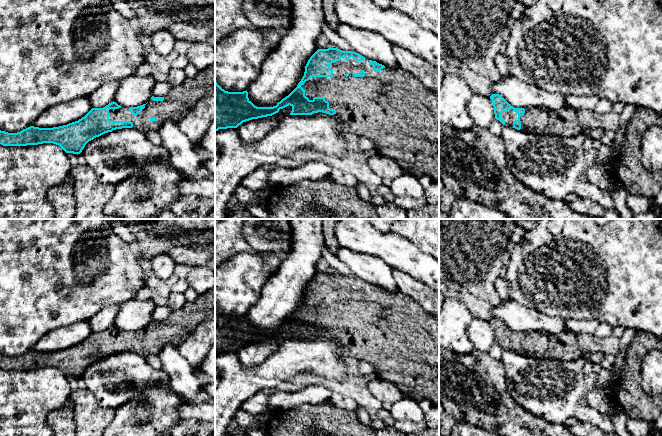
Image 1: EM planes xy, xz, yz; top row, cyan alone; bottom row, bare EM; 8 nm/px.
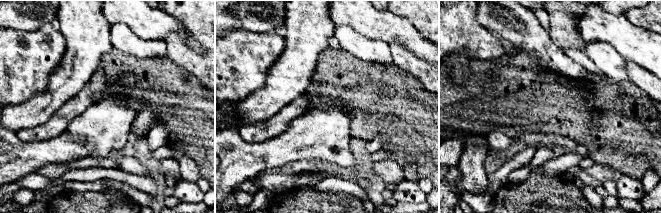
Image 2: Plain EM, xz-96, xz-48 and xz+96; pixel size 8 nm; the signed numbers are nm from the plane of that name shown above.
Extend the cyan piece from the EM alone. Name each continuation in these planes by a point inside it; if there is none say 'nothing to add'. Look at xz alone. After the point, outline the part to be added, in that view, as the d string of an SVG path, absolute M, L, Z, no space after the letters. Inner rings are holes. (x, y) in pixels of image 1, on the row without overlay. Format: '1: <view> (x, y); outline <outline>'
1: xz (393, 332); outline M341 282L330 289L332 301L311 301L301 311L309 324L314 321L324 321L329 326L329 332L335 333L336 340L342 346L342 356L366 361L375 366L378 378L394 384L405 396L422 403L429 400L439 404L439 319L427 313L416 301L399 290L383 292L375 296L369 288L369 283L348 285Z

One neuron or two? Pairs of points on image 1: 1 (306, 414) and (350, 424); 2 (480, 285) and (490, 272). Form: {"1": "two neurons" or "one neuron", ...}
{"1": "one neuron", "2": "one neuron"}

